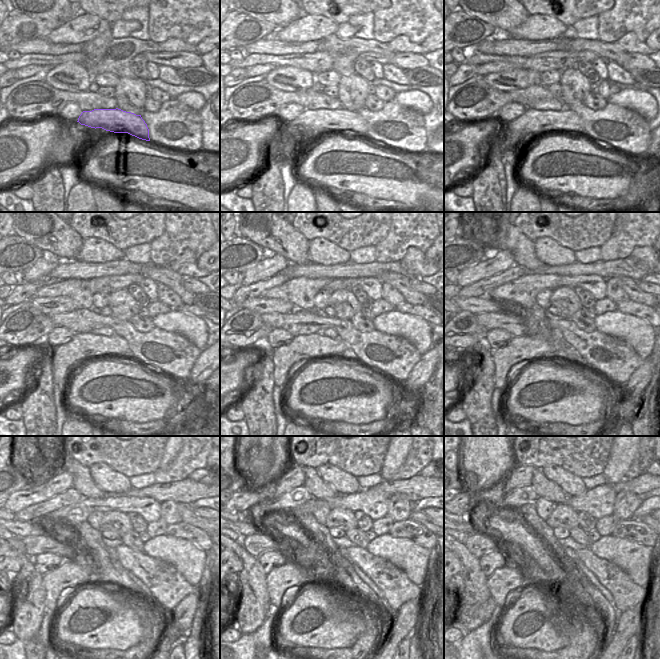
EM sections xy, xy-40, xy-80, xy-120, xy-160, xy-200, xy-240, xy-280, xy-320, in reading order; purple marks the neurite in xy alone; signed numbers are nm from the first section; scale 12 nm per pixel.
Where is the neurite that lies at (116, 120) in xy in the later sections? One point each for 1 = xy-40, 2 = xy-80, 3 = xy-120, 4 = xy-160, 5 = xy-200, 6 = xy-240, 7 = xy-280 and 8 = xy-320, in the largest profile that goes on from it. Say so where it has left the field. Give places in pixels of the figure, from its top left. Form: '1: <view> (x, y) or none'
1: xy-40 (320, 120)
2: xy-80 (533, 122)
3: xy-120 (83, 346)
4: xy-160 (286, 358)
5: xy-200 (518, 350)
6: xy-240 (70, 574)
7: xy-280 (281, 580)
8: xy-320 (504, 581)

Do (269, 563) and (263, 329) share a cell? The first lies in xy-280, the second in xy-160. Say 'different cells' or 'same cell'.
different cells

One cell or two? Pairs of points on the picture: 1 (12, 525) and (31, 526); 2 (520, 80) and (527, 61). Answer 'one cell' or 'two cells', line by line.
1: one cell
2: two cells

